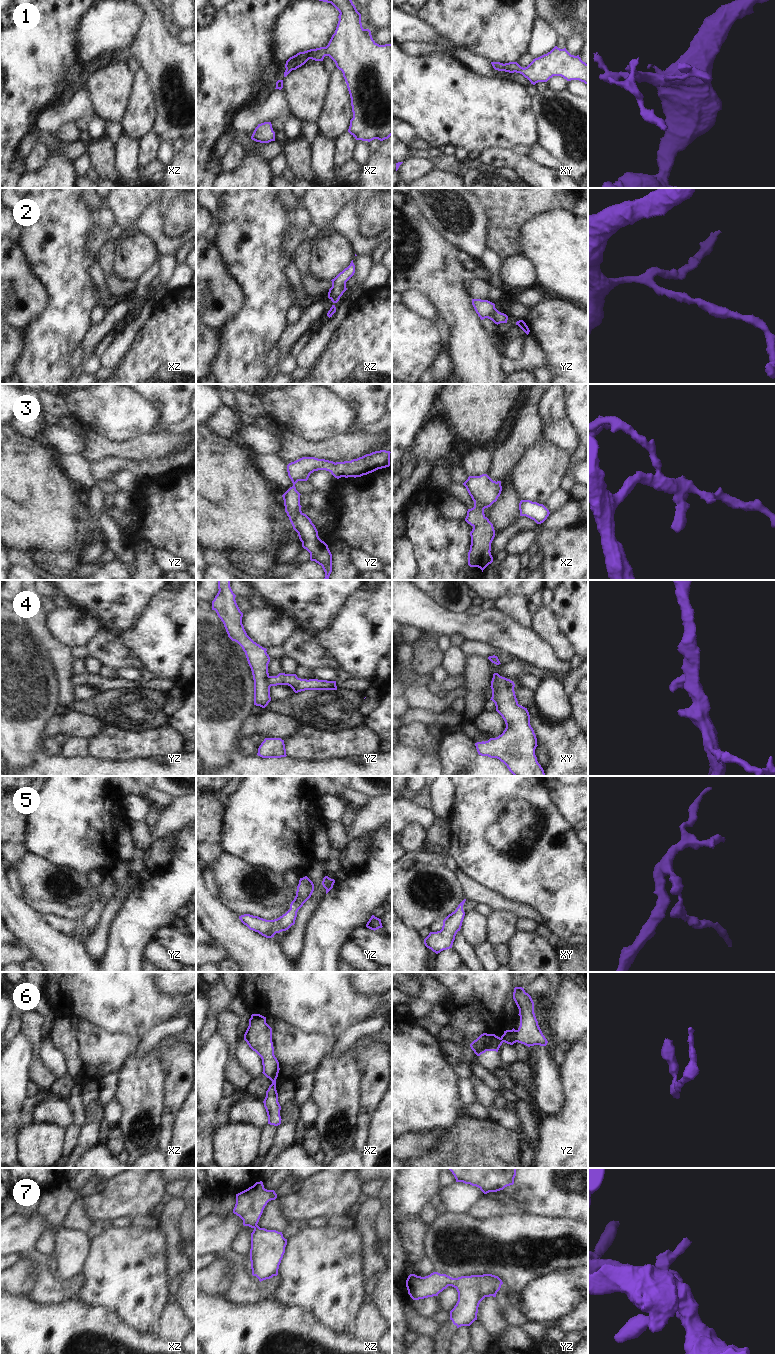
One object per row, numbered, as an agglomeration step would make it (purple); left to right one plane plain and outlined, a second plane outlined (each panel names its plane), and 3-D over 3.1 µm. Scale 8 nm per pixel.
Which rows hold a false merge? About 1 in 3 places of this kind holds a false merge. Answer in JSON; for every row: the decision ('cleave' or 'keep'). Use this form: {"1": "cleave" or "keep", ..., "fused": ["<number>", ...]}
{"1": "keep", "2": "keep", "3": "keep", "4": "cleave", "5": "keep", "6": "keep", "7": "keep", "fused": ["4"]}

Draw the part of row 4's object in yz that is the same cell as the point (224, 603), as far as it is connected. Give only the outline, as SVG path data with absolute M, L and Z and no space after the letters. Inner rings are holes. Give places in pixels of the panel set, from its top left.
M218 580L218 593L212 601L212 610L224 624L228 637L237 642L245 652L254 680L254 705L265 708L271 701L268 683L268 664L270 657L267 649L254 642L246 633L240 611L230 587L230 580Z

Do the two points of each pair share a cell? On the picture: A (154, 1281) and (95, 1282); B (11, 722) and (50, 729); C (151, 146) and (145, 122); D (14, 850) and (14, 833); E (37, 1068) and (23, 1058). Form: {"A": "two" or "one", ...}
{"A": "one", "B": "two", "C": "two", "D": "two", "E": "two"}

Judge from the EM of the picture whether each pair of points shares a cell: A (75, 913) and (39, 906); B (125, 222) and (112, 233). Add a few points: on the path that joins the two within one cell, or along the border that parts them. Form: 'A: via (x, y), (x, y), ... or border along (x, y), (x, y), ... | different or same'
A: via (66, 911), (48, 908) | same
B: border along (116, 222), (124, 232) | different

